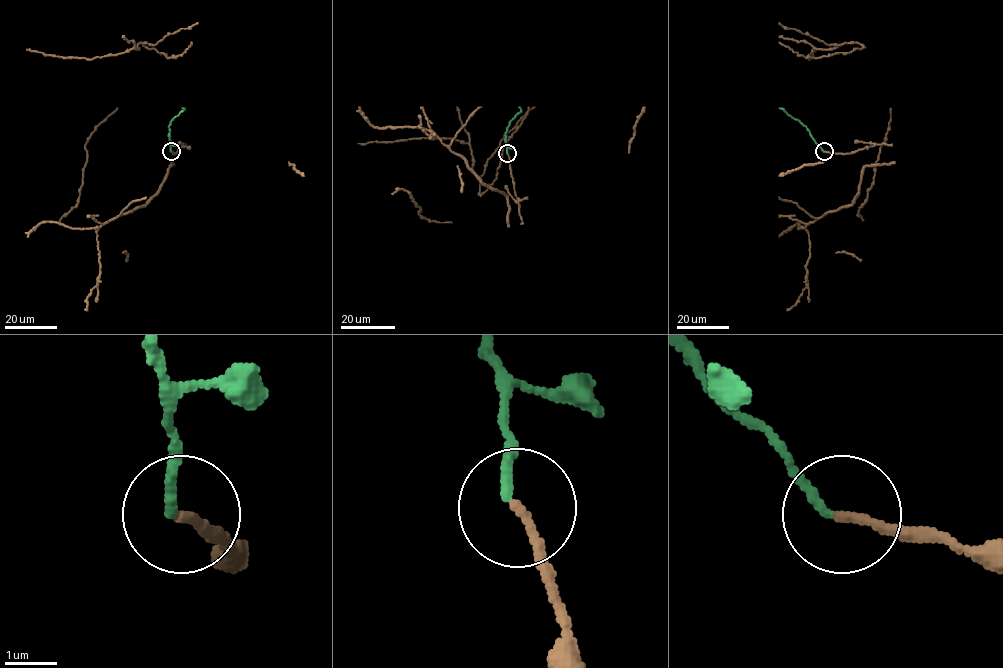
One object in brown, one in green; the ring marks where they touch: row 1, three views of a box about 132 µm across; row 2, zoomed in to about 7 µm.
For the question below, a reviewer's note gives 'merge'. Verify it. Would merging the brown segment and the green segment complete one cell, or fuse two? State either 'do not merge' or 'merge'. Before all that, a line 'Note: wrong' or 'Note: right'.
Note: wrong
do not merge

